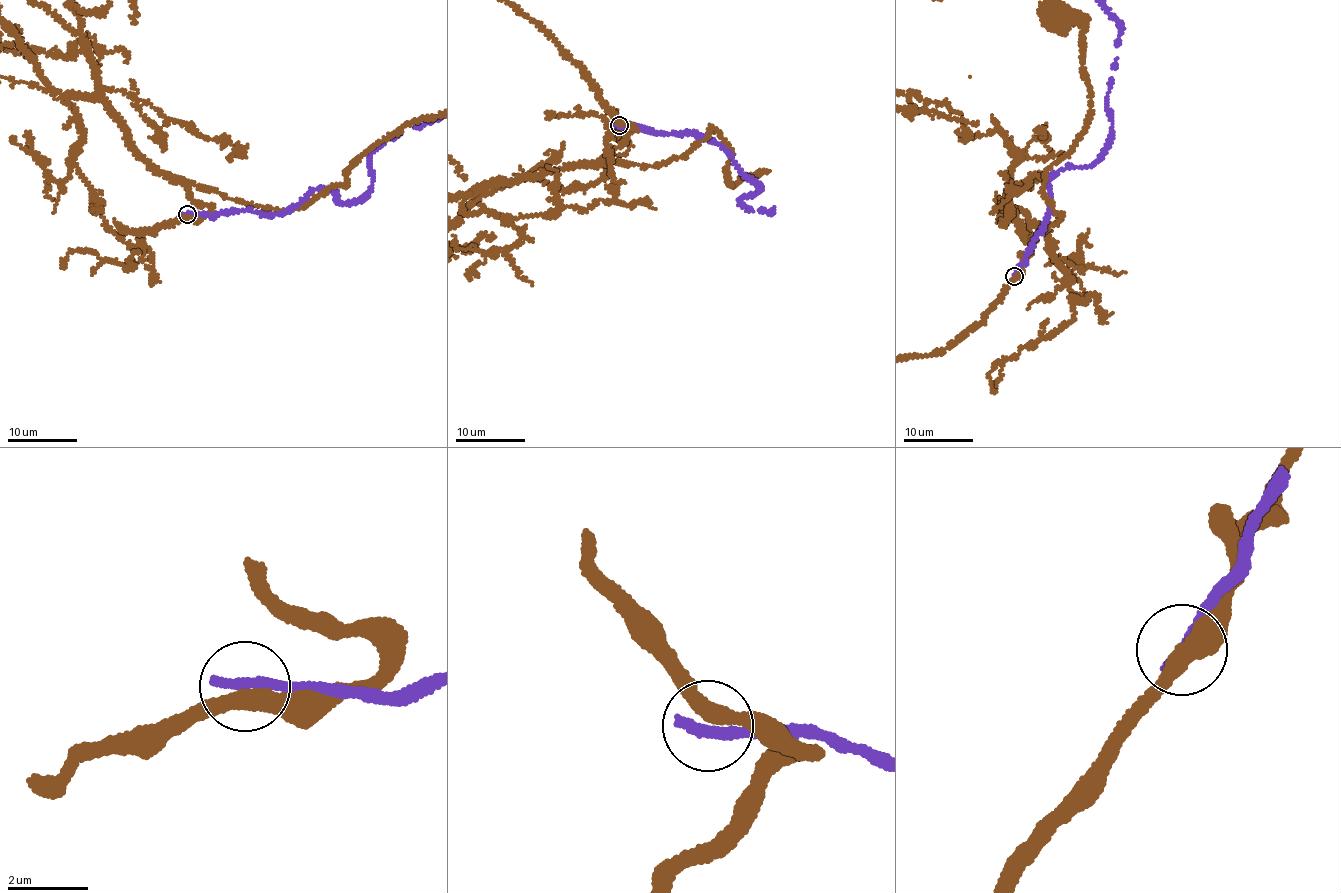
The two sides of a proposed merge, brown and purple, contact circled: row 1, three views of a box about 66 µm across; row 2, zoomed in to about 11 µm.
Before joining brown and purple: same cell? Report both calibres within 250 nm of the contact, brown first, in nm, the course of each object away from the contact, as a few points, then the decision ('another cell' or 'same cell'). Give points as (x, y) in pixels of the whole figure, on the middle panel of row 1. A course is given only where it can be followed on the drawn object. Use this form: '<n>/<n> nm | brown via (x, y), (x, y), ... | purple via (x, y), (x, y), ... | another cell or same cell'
360/360 nm | another cell

